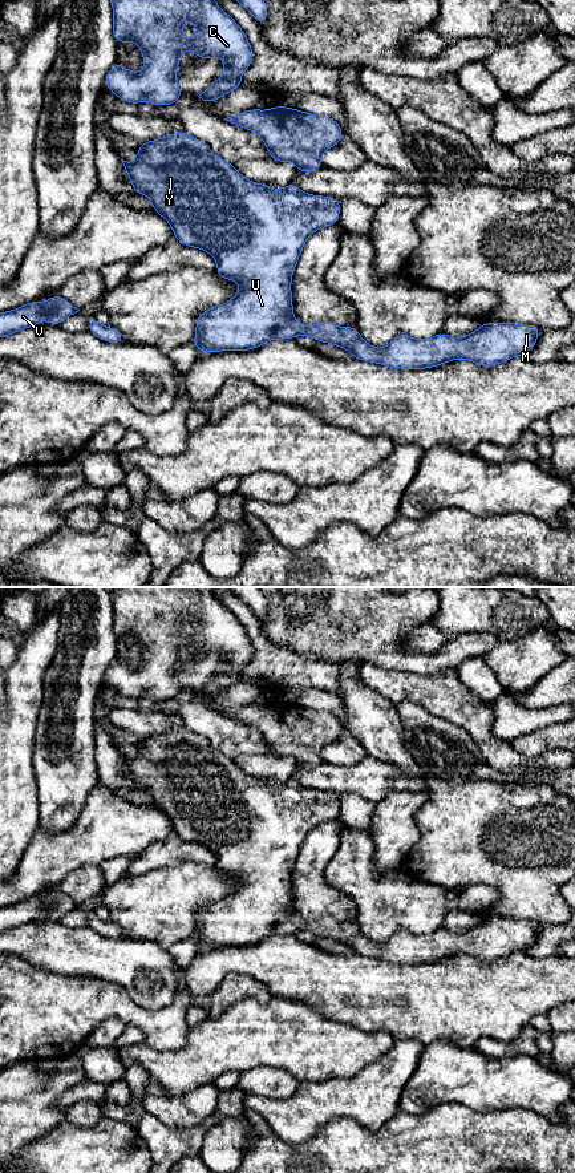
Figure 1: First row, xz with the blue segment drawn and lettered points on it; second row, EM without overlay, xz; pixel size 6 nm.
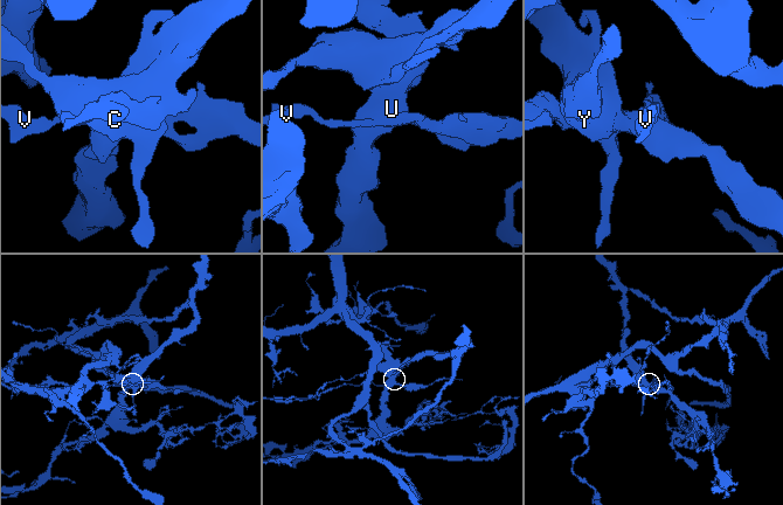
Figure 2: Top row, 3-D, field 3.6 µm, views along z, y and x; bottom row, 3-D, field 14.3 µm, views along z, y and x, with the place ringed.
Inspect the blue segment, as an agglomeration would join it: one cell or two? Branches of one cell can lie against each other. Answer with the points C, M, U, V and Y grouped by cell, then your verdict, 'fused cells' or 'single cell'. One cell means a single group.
C U Y / M V; fused cells

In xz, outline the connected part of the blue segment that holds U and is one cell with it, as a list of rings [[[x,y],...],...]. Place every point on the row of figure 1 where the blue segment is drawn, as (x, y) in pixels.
[[[185,130],[143,142],[133,162],[121,161],[133,183],[133,193],[149,197],[154,213],[169,222],[178,242],[208,252],[216,260],[218,275],[240,286],[232,299],[197,316],[193,343],[198,352],[256,349],[268,343],[278,328],[295,320],[291,283],[300,252],[309,235],[339,222],[340,199],[304,193],[293,182],[283,189],[255,183]]]

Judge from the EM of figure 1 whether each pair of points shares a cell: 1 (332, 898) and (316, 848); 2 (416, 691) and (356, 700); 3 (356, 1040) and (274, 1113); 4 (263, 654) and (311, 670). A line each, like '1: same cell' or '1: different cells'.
1: same cell
2: different cells
3: different cells
4: same cell

